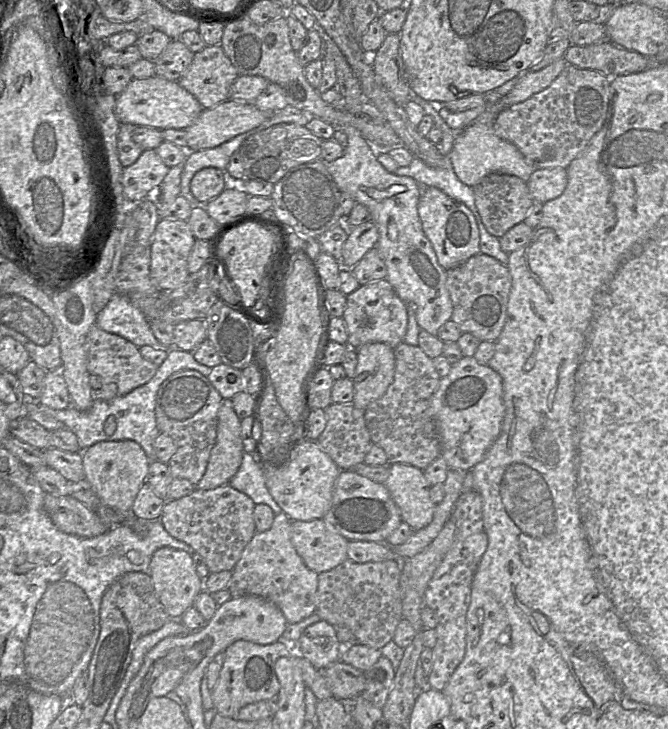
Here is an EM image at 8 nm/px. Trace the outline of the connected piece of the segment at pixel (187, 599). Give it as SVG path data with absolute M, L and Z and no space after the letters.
M168 546L157 549L149 564L149 575L170 619L180 620L185 611L193 607L196 596L204 590L204 583L196 572L191 555L183 550Z

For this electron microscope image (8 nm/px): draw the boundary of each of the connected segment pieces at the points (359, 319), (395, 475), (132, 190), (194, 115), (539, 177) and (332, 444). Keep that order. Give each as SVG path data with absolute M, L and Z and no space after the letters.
M386 278L360 285L346 296L343 319L347 328L347 345L358 349L364 344L382 342L393 349L401 342L407 330L407 305L399 298Z
M405 463L389 464L389 476L383 483L388 489L393 501L397 505L402 521L414 530L420 530L433 520L436 505L430 495L431 485L424 475L424 471Z
M144 150L136 162L123 170L122 184L128 204L137 204L153 196L169 169L155 150Z
M159 76L132 79L116 97L115 113L121 124L152 127L159 130L186 129L199 117L203 107L198 100L177 81Z
M541 168L534 170L526 182L534 201L545 203L559 197L567 185L566 168Z
M331 403L325 409L326 426L316 440L341 470L364 462L373 444L364 411L352 403Z

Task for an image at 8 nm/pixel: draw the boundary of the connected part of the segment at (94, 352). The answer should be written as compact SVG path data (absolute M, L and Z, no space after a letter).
M94 325L87 335L88 360L87 369L89 374L100 377L102 387L93 391L96 399L105 401L123 396L135 388L146 384L156 374L159 366L146 360L141 355L139 348L130 341L100 329Z

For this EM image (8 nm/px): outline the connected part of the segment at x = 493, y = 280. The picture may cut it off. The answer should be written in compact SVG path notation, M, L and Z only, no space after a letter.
M483 253L468 258L463 264L446 270L446 286L453 305L451 320L462 333L471 333L480 341L496 341L507 316L512 286L508 266Z

